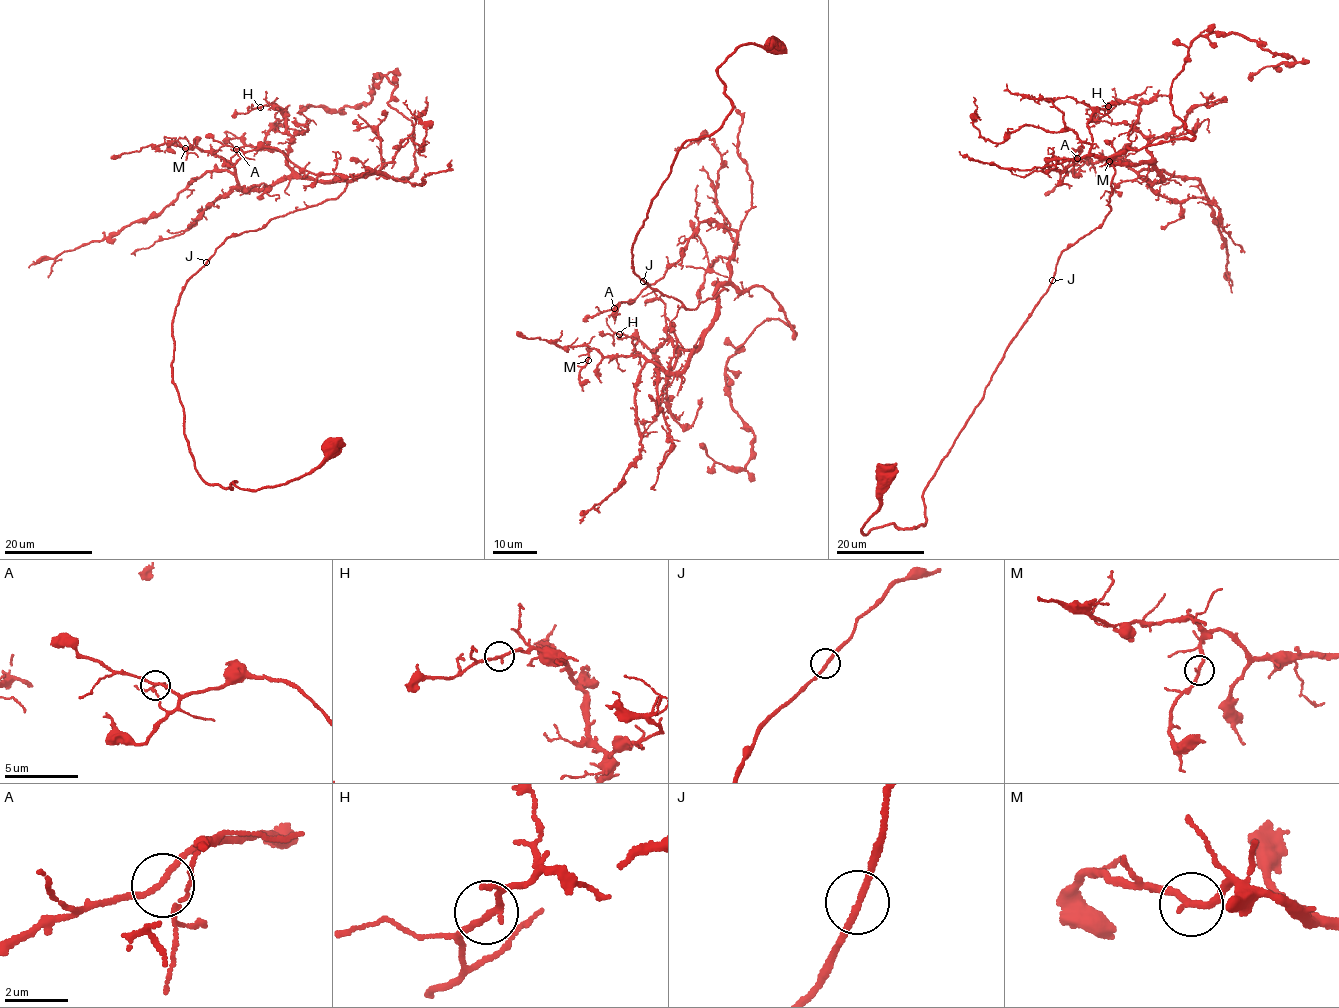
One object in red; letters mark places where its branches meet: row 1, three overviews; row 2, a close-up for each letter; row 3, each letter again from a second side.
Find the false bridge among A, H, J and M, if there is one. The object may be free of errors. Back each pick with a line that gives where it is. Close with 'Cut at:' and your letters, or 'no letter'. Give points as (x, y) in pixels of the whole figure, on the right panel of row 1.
Cut at: no letter

